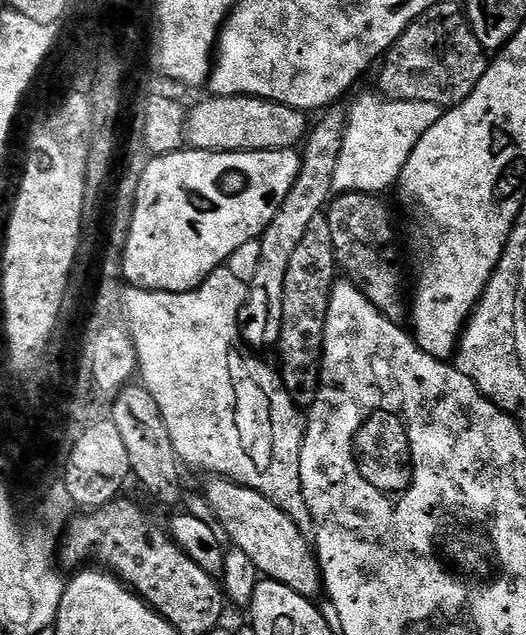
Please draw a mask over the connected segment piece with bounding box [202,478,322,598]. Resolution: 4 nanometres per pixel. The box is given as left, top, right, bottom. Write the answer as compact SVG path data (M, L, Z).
M212 478L209 481L202 488L202 493L213 508L218 522L225 528L231 547L242 550L242 554L246 554L246 558L254 562L261 577L276 580L282 586L290 586L290 590L309 598L320 594L320 562L309 537L300 532L298 526L294 526L292 519L278 510L274 502L258 494L258 490L243 488L241 484L223 478Z

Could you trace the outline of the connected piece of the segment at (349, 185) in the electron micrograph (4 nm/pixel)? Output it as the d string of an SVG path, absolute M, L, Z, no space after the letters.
M383 95L360 96L347 109L348 129L344 131L342 154L332 179L333 193L371 192L384 194L388 187L400 179L402 170L422 134L434 126L442 110L430 102L417 100L390 100Z

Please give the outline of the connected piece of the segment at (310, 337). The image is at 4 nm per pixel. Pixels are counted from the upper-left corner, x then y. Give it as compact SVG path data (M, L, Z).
M327 215L315 216L306 226L306 234L286 268L285 289L282 290L282 324L275 351L280 351L278 371L284 389L301 409L311 408L320 389L320 359L324 349L324 327L328 298L333 284L338 280L338 265L334 238L330 238L330 222Z

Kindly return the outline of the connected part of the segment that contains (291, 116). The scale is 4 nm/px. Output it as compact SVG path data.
M208 94L205 100L197 102L193 108L188 112L188 130L186 133L186 144L189 149L197 152L281 152L287 148L293 150L299 149L303 145L308 133L310 131L310 116L309 113L303 112L300 108L294 106L286 106L279 104L273 100L266 98L258 98L257 96L218 96L215 94Z

